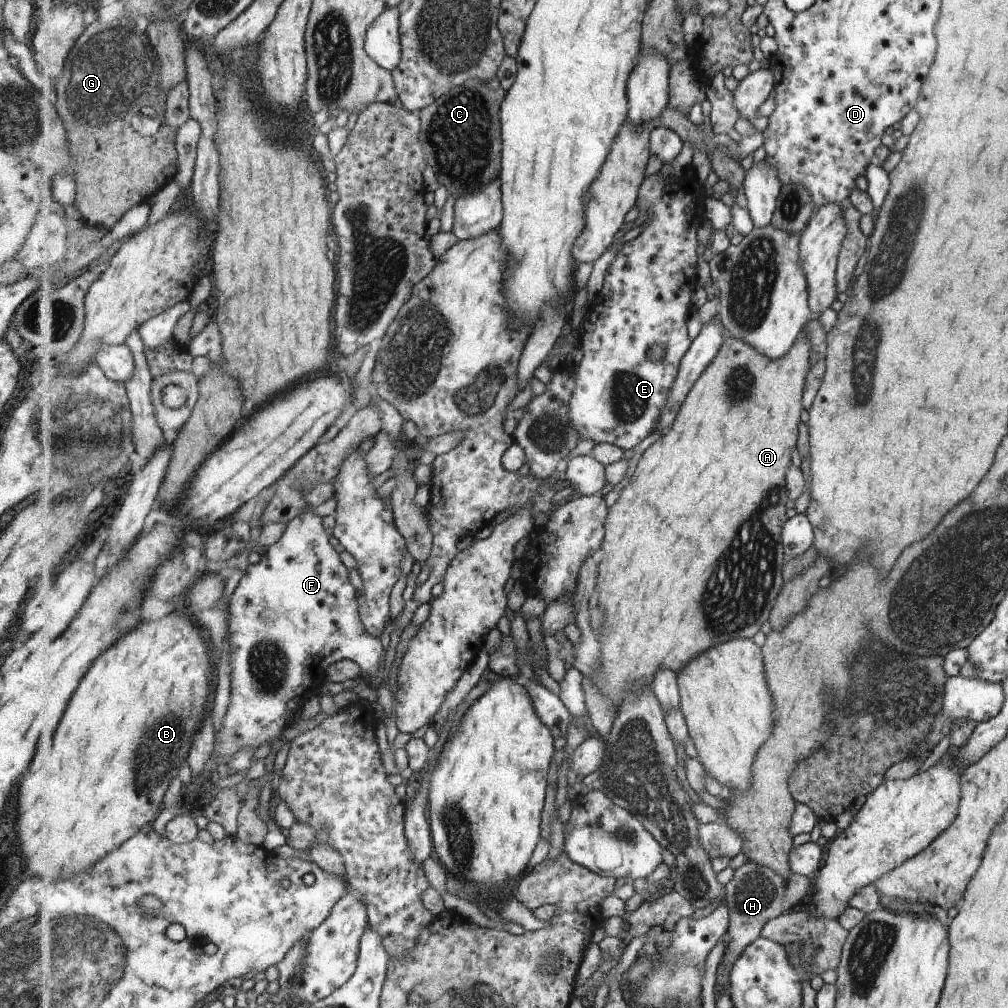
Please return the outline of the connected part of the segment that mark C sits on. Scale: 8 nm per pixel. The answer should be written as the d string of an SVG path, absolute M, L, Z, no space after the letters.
M498 77L483 82L481 79L469 79L465 88L455 88L453 92L444 94L433 104L420 110L418 114L422 120L420 138L424 142L424 151L427 154L428 164L437 172L439 183L455 199L469 196L485 188L489 182L500 178L501 154L503 154L503 135L501 109L506 98L506 91Z

